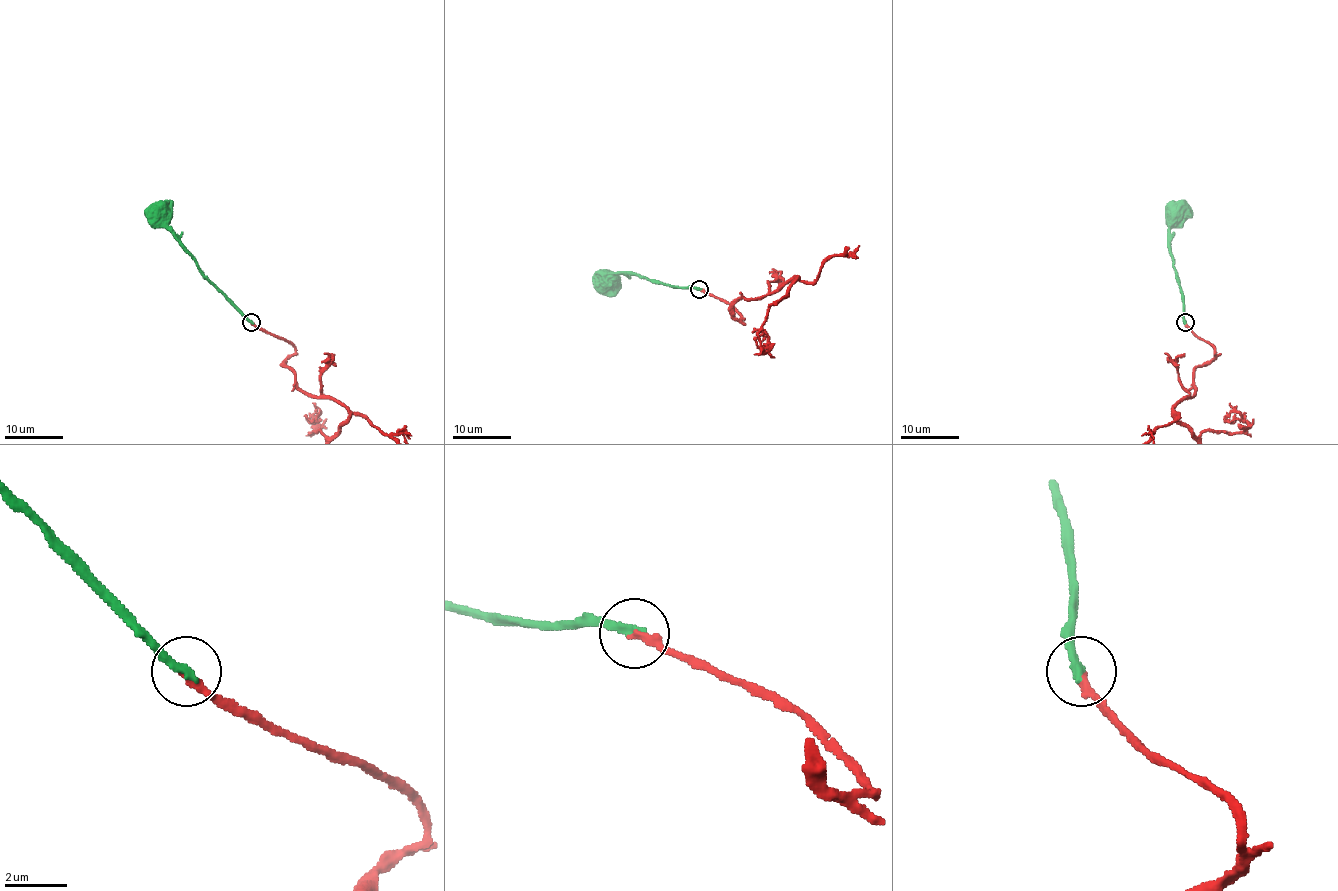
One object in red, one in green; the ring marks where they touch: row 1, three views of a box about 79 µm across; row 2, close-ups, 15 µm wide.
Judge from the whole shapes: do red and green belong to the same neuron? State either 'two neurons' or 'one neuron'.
two neurons

